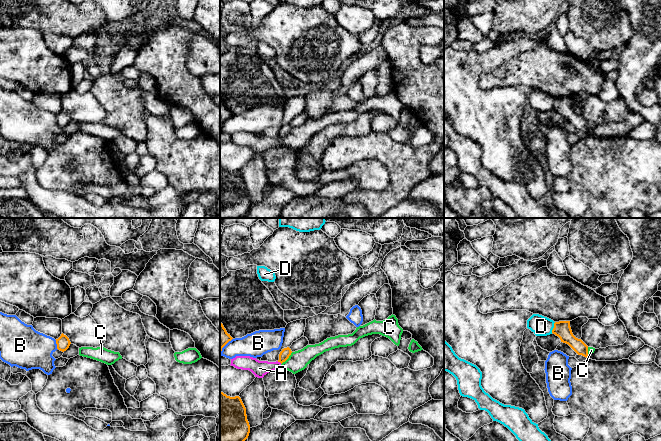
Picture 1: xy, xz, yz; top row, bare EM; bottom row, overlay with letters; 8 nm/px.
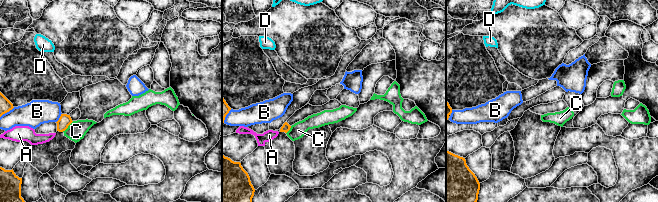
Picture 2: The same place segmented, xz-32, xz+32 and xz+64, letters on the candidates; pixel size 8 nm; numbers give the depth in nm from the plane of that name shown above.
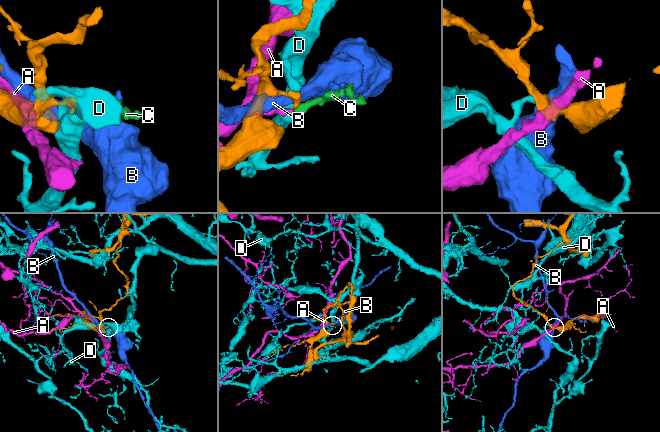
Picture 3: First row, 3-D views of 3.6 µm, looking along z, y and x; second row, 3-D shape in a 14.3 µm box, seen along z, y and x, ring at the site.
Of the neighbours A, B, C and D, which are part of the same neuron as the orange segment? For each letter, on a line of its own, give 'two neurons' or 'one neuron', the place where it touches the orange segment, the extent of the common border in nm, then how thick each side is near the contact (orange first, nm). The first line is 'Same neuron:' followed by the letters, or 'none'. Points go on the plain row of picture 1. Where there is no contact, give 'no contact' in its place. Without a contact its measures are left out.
Same neuron: none
A: two neurons; meets orange in xz at (279, 137); contact 40 nm long; 80 nm thick on the orange side, 130 nm on the other
B: two neurons; meets orange in xy at (57, 121); contact 80 nm long; 110 nm thick on the orange side, 320 nm on the other
C: two neurons; meets orange in xz at (287, 134); contact 140 nm long; 80 nm thick on the orange side, 160 nm on the other
D: two neurons; meets orange in yz at (554, 103); contact 90 nm long; 140 nm thick on the orange side, 160 nm on the other

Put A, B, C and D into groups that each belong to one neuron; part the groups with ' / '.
A C / B / D

